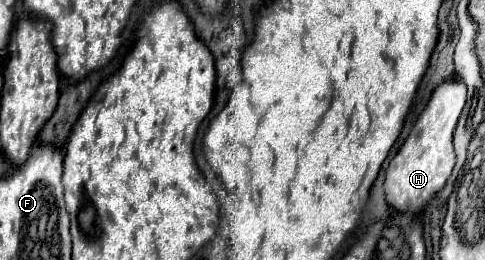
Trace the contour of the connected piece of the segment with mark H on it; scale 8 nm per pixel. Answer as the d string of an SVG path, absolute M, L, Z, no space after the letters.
M456 77L442 81L434 89L426 109L422 111L410 135L406 137L404 145L400 147L400 151L386 169L384 189L386 189L386 199L394 211L416 215L444 187L456 163L456 155L452 149L452 133L464 103L466 103L466 87Z

